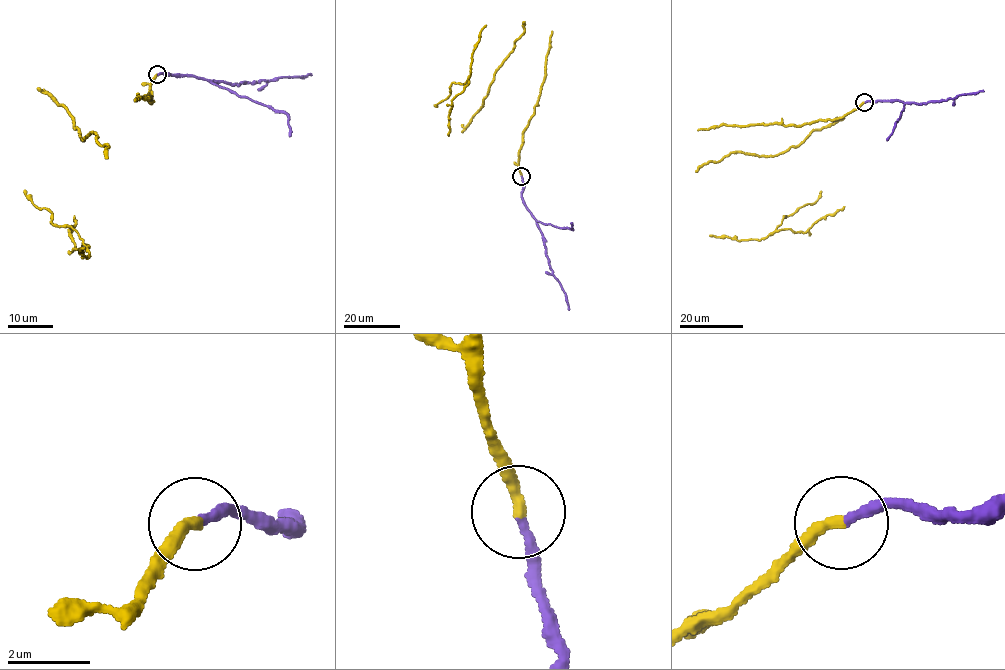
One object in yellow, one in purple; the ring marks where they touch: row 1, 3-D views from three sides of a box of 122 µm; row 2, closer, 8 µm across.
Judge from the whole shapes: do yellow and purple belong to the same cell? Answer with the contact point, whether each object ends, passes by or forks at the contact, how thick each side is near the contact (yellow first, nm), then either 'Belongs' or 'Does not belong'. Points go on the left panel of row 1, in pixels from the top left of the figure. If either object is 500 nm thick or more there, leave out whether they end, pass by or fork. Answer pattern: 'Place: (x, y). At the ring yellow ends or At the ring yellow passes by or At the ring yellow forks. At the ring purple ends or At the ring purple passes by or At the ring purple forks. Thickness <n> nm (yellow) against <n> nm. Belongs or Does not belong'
Place: (157, 74). At the ring yellow ends. At the ring purple ends. Thickness 280 nm (yellow) against 220 nm. Does not belong

